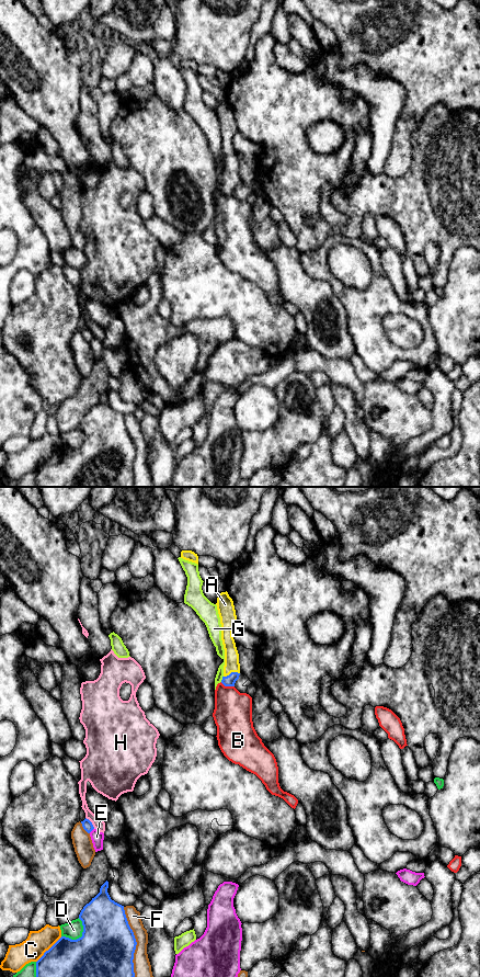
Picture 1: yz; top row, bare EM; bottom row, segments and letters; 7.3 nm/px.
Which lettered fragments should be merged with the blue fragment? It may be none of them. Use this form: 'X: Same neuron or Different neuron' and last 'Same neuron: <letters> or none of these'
A: Same neuron
B: Different neuron
C: Different neuron
D: Different neuron
E: Different neuron
F: Different neuron
G: Different neuron
H: Different neuron
Same neuron: A

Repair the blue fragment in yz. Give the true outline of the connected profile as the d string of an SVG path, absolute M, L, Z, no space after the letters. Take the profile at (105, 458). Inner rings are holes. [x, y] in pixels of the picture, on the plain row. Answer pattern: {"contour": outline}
{"contour": "M106 389L100 401L87 412L79 423L82 445L71 448L61 445L36 470L36 487L134 487L136 447L130 438L124 414L111 408Z"}

